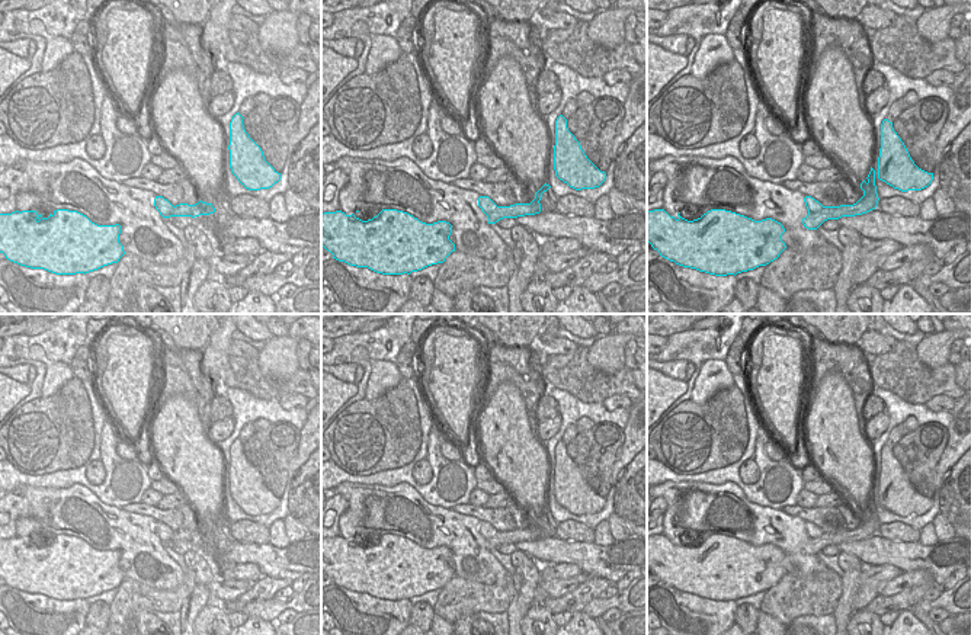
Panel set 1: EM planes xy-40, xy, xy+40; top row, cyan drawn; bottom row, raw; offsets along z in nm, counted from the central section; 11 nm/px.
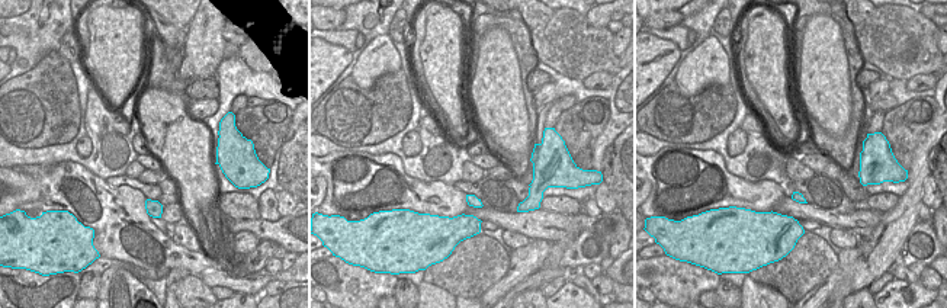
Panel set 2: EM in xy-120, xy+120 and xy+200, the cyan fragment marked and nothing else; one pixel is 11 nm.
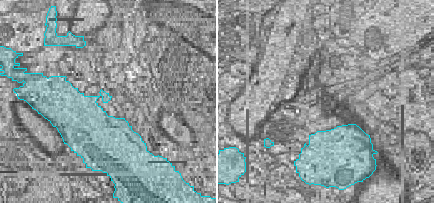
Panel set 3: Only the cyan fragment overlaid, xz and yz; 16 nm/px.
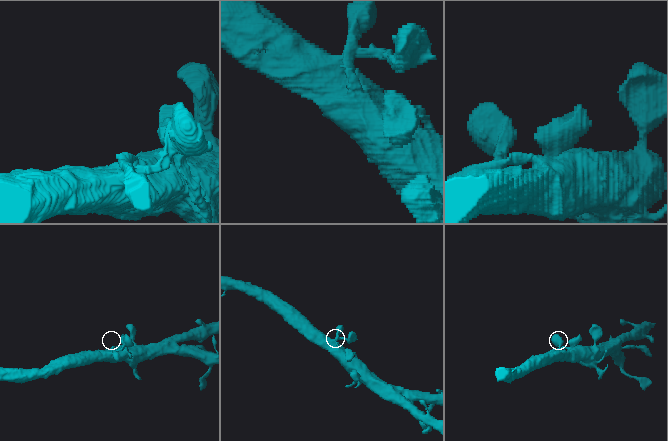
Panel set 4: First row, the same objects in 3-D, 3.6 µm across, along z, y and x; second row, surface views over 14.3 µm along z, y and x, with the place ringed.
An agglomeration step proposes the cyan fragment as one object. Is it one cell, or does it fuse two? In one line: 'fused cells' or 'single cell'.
single cell

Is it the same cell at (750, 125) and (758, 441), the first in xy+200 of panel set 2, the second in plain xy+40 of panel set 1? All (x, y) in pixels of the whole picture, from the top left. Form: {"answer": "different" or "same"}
{"answer": "different"}

